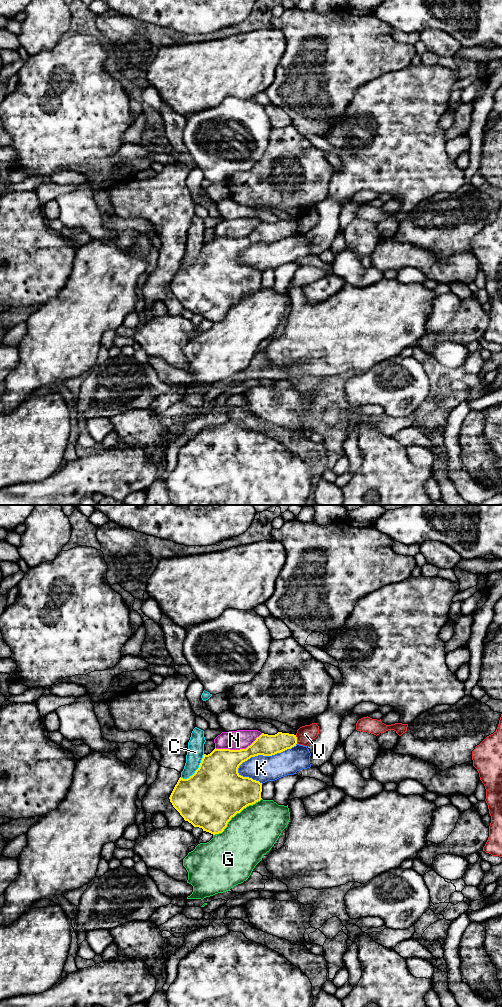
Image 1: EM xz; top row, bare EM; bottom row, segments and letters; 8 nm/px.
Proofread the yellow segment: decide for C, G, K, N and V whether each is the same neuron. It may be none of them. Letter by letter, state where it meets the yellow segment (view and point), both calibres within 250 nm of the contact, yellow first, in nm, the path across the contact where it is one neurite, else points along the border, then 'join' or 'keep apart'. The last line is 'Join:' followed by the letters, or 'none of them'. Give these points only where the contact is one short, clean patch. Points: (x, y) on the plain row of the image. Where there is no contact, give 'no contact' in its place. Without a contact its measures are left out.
C: meets yellow in xz at (196, 258); 480 nm thick on the yellow side, 140 nm on the other; keep apart
G: meets yellow in xz at (235, 302); 480 nm thick on the yellow side, 400 nm on the other; keep apart
K: meets yellow in xz at (263, 243); 180 nm thick on the yellow side, 220 nm on the other; keep apart
N: meets yellow in xz at (238, 238); 320 nm thick on the yellow side, 160 nm on the other; keep apart
V: meets yellow in xz at (296, 227); 180 nm thick on the yellow side, 140 nm on the other; border along xz (295, 223), (297, 231); keep apart
Join: none of them

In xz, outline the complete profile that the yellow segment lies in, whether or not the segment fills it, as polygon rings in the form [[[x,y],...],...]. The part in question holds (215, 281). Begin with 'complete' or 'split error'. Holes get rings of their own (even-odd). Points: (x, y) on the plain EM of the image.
complete | [[[278,220],[275,223],[262,221],[246,237],[214,237],[210,242],[203,243],[199,256],[187,267],[179,266],[169,287],[173,295],[185,309],[194,315],[213,323],[222,321],[228,310],[244,296],[260,289],[262,271],[238,261],[239,254],[258,243],[272,244],[296,234],[297,225],[294,222]]]

